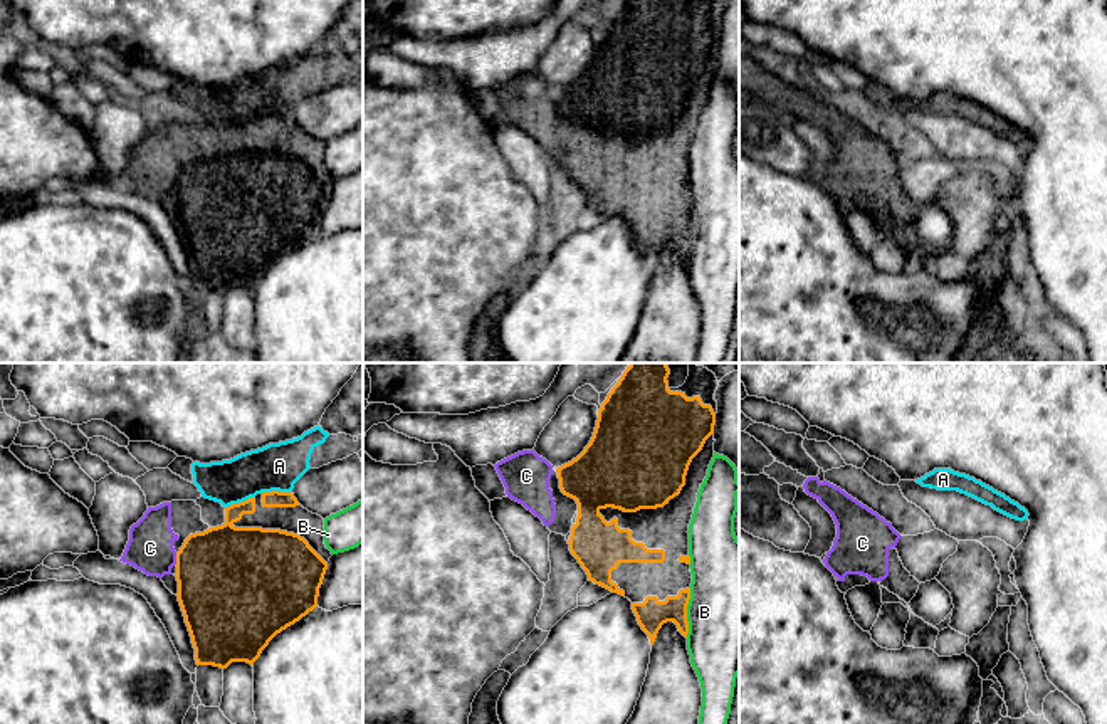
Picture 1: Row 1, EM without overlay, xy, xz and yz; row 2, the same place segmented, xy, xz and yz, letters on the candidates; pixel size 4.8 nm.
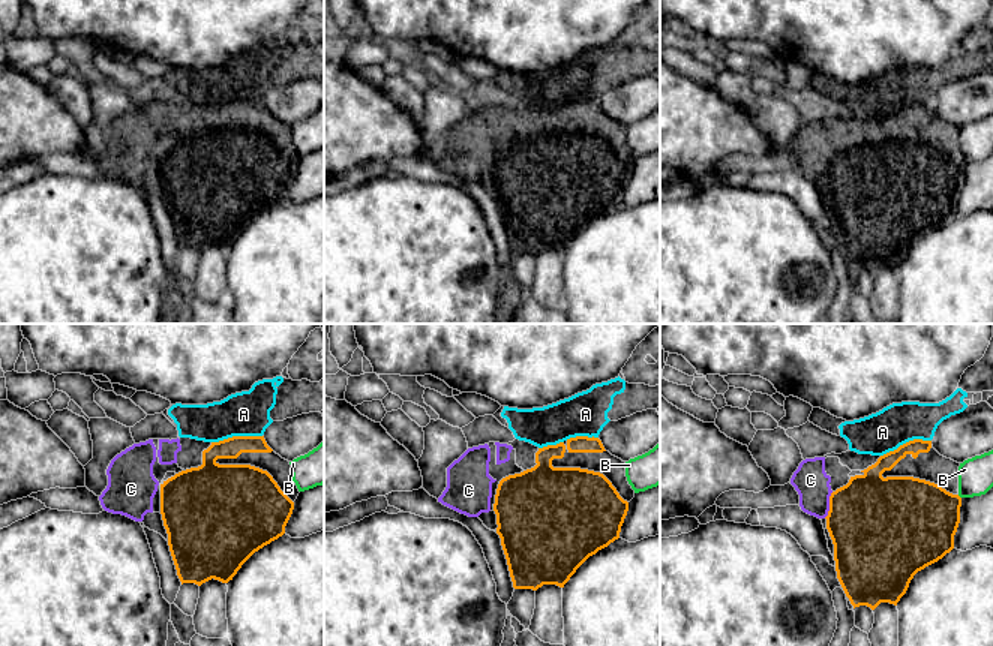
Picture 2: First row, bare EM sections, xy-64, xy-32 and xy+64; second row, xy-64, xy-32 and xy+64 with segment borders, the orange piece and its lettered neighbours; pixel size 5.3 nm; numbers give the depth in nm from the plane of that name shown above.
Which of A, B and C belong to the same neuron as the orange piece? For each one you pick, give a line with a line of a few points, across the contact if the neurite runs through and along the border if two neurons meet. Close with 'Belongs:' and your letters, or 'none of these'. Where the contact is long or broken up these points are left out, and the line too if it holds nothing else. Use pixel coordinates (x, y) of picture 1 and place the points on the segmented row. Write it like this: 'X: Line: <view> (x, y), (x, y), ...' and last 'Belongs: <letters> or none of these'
C: Line: xy (225, 575), (205, 563), (177, 558), (158, 556), (150, 548)
Belongs: C

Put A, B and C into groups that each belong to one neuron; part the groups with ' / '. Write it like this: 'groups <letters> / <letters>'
groups A / B / C

